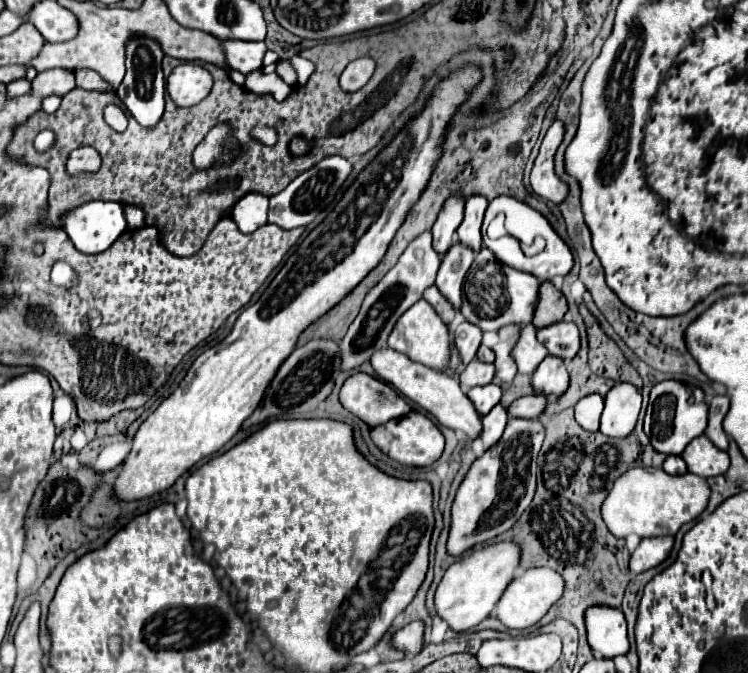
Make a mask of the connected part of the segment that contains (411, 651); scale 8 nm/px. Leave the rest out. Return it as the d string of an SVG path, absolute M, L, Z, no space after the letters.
M412 621L406 627L394 631L390 643L396 651L402 651L406 657L414 657L424 647L424 623Z

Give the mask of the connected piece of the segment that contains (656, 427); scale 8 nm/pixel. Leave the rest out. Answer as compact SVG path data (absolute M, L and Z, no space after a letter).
M662 381L654 385L644 417L644 433L648 435L652 447L664 455L680 455L684 447L698 435L704 433L708 419L708 405L704 401L704 391L696 385L686 385L682 381Z

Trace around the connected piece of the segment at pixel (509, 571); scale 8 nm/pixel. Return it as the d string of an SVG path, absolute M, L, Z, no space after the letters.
M512 541L490 543L464 555L460 561L448 567L436 589L436 609L440 617L446 619L454 631L468 631L482 623L492 613L496 601L500 601L504 589L514 579L514 571L518 565L520 545Z

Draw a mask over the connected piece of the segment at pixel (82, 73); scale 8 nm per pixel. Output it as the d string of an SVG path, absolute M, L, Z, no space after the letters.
M79 69L74 72L74 75L77 87L88 91L102 91L102 93L114 91L114 87L112 87L112 85L106 85L106 81L95 71L90 69Z

